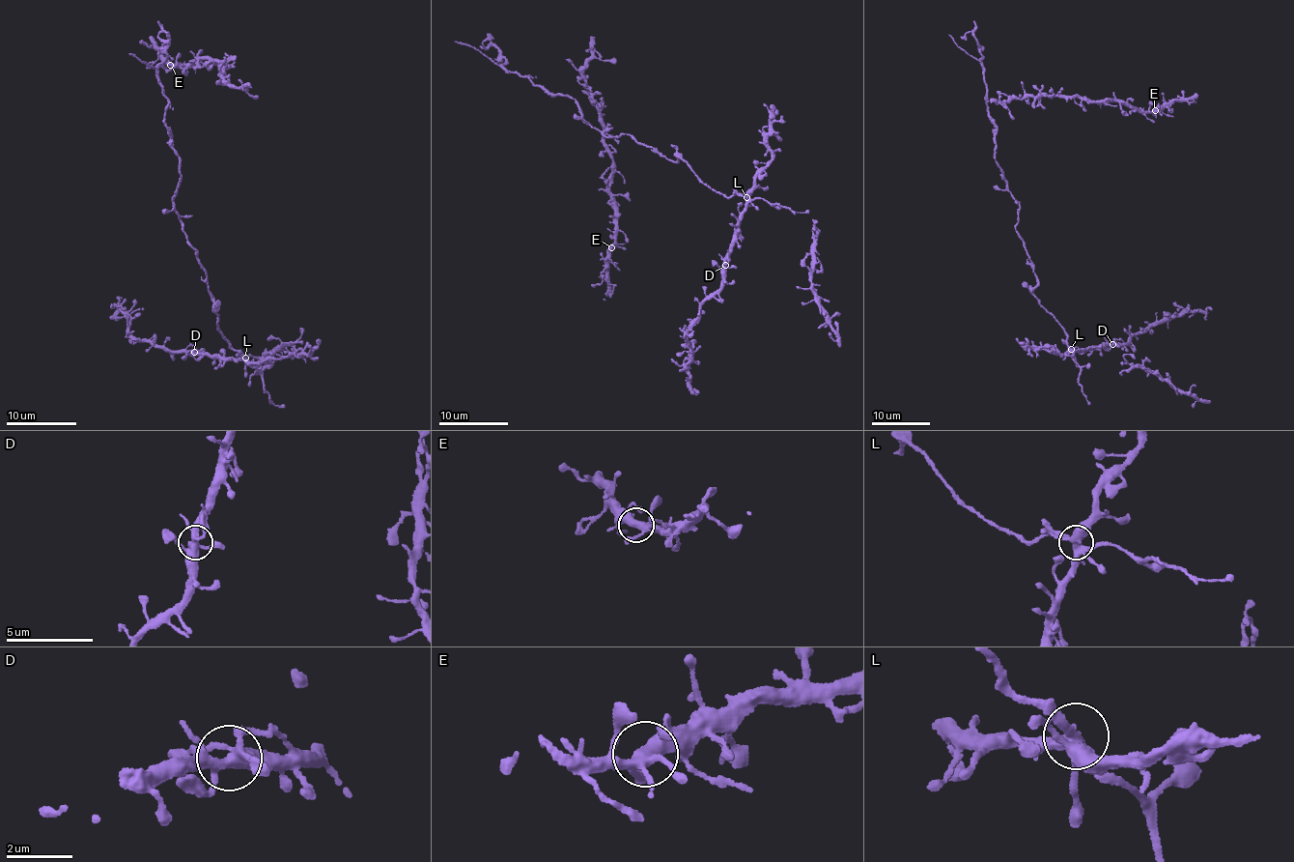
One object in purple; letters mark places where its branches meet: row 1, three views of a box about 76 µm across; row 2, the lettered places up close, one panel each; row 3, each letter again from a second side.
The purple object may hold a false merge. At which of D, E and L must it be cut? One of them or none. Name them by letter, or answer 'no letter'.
L

